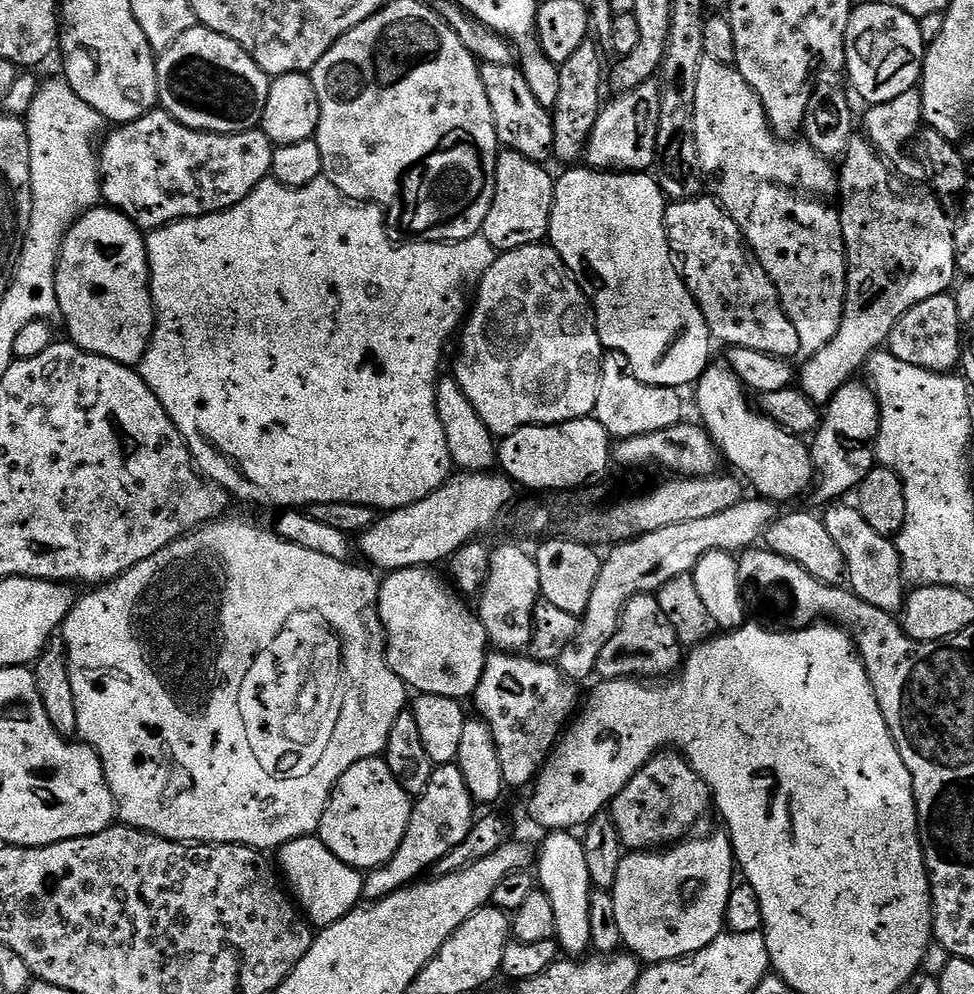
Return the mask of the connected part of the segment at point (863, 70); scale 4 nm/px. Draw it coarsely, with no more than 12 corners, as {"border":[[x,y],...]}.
{"border":[[857,3],[844,62],[865,105],[913,91],[924,74],[920,21]]}

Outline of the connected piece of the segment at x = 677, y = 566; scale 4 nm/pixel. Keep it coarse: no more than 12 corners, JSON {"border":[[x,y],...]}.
{"border":[[779,503],[662,526],[603,557],[558,667],[581,682],[624,607],[687,576],[708,552],[761,543]]}

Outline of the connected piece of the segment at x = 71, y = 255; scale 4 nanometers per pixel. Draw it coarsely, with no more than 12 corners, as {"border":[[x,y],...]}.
{"border":[[85,212],[56,267],[71,343],[139,365],[156,329],[146,236]]}

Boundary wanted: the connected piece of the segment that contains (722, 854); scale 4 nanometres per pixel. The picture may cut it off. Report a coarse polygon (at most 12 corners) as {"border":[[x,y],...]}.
{"border":[[724,830],[629,851],[611,888],[645,965],[710,946],[734,887]]}

